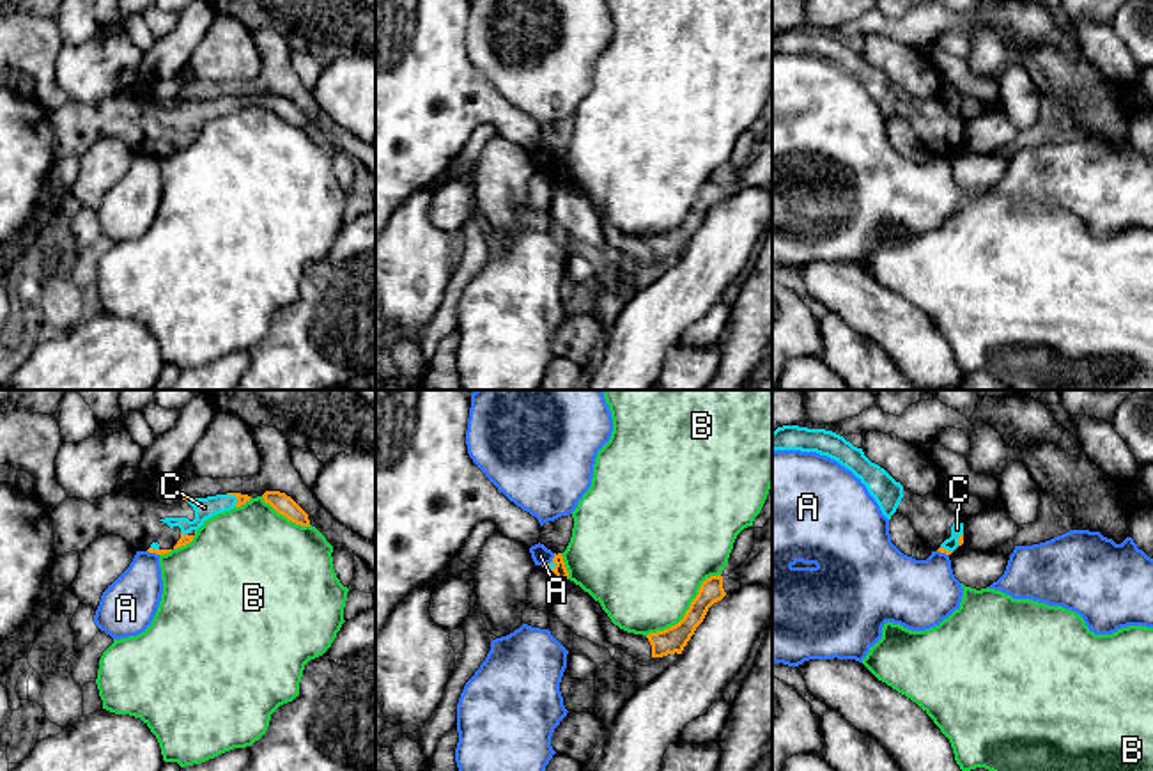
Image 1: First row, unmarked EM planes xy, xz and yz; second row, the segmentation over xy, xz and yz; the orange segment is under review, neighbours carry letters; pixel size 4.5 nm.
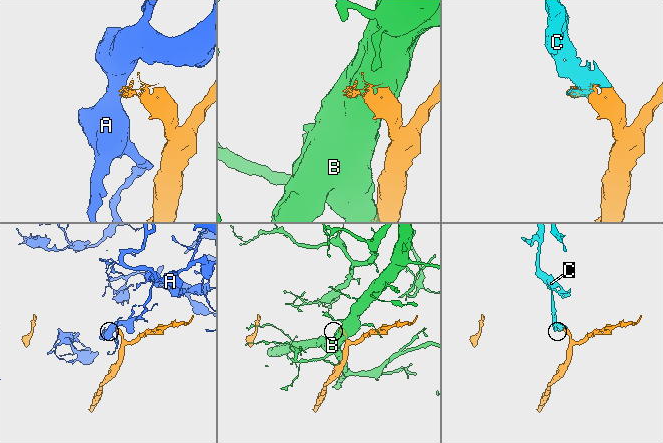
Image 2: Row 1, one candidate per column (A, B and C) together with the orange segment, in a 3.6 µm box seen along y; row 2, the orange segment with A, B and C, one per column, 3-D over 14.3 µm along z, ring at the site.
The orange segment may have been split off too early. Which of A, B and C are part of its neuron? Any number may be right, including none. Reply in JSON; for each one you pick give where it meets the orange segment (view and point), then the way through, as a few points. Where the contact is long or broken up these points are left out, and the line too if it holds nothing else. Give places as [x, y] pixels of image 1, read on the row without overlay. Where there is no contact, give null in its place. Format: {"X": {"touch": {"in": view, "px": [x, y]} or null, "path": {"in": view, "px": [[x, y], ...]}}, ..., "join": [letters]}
{"C": {"touch": {"in": "xy", "px": [236, 100]}}, "join": ["C"]}

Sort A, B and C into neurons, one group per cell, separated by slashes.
A / B / C

